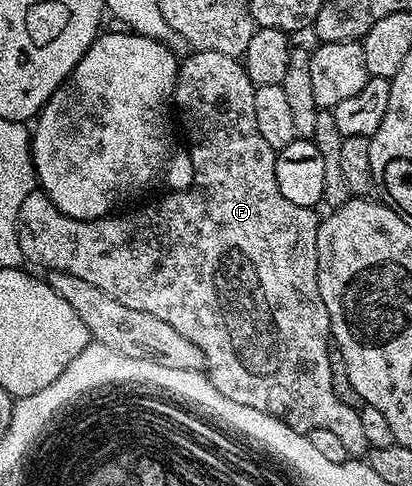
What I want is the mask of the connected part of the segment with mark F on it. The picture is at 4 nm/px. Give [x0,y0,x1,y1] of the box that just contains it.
[16,49,370,457]

